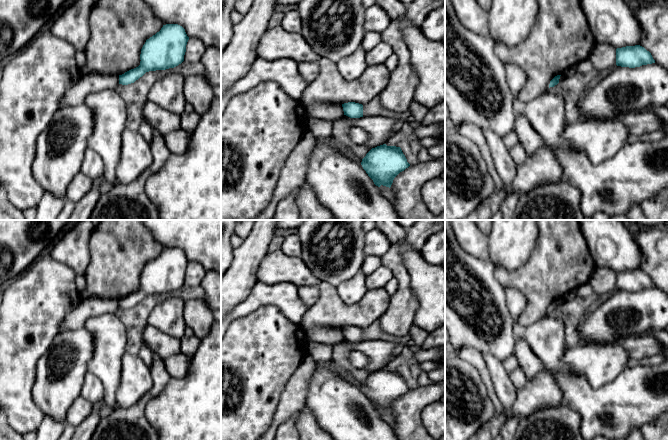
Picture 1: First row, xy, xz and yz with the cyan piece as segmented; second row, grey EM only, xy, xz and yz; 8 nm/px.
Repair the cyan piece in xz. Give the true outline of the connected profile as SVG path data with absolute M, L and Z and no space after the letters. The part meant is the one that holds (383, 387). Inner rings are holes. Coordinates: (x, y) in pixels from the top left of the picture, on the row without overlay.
M386 368L372 372L361 389L378 411L391 411L394 402L410 390L400 371Z

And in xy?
M178 248L163 249L161 254L146 264L141 273L140 289L119 299L119 308L134 307L146 296L174 292L184 285L189 264L185 253Z

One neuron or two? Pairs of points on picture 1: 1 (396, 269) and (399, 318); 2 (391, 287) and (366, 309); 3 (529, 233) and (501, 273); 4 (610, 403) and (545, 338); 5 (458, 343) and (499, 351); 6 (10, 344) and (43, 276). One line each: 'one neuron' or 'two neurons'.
1: one neuron
2: two neurons
3: two neurons
4: one neuron
5: one neuron
6: one neuron

